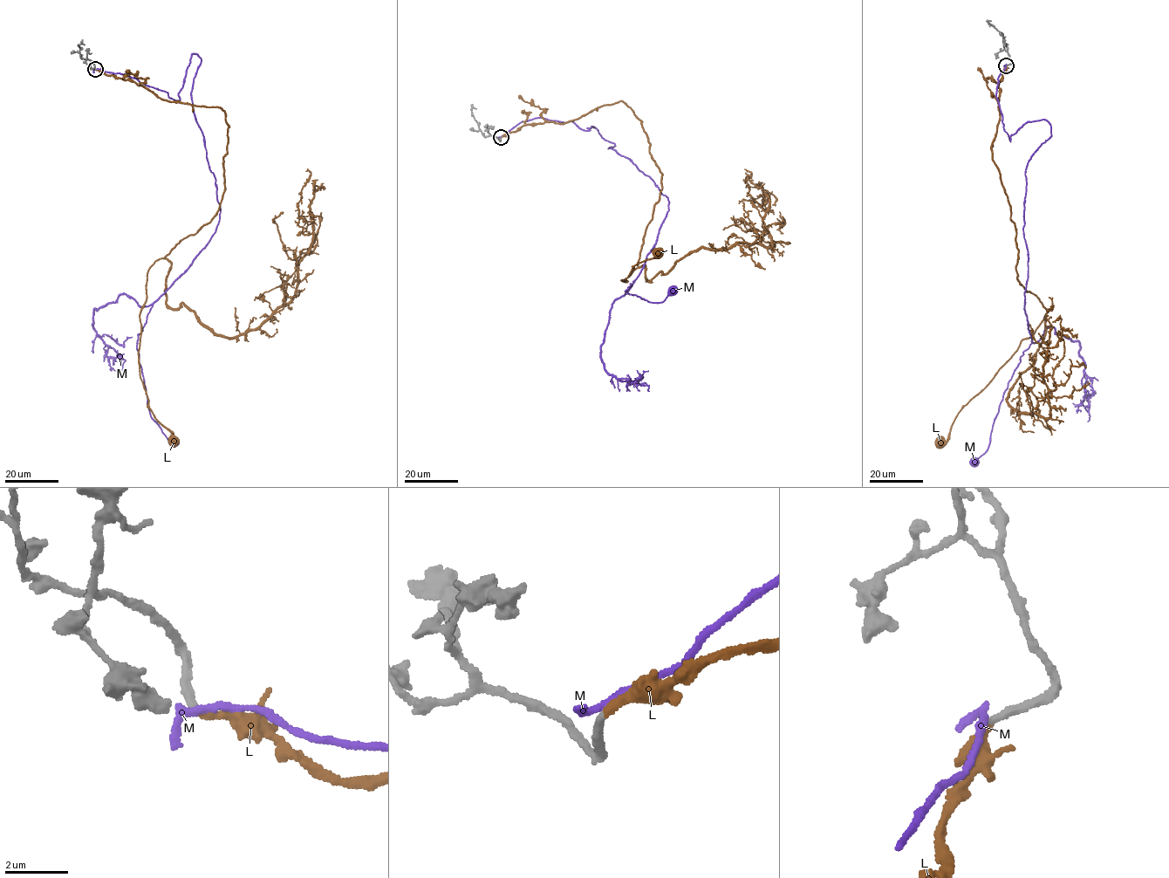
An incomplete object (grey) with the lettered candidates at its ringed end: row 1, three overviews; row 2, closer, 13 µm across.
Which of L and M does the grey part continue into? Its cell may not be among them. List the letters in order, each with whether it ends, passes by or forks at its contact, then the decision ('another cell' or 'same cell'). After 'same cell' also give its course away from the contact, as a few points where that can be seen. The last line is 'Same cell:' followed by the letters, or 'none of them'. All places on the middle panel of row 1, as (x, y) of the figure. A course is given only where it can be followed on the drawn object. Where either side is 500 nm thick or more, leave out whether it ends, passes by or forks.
L: it ends there; same cell; it runs (501, 137), (621, 101), (630, 107), (662, 190), (637, 268), (621, 280), (657, 251)
M: it passes by; another cell
Same cell: L

